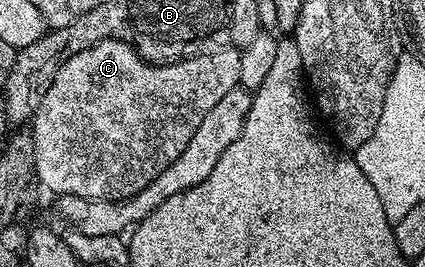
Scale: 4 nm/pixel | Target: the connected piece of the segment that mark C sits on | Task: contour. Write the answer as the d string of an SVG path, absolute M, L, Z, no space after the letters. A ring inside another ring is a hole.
M121 38L99 42L58 66L50 89L31 119L36 183L60 196L129 200L187 150L187 142L195 138L207 110L215 110L215 102L240 84L241 52L232 46L206 50L176 64L149 64L132 43L124 44Z

